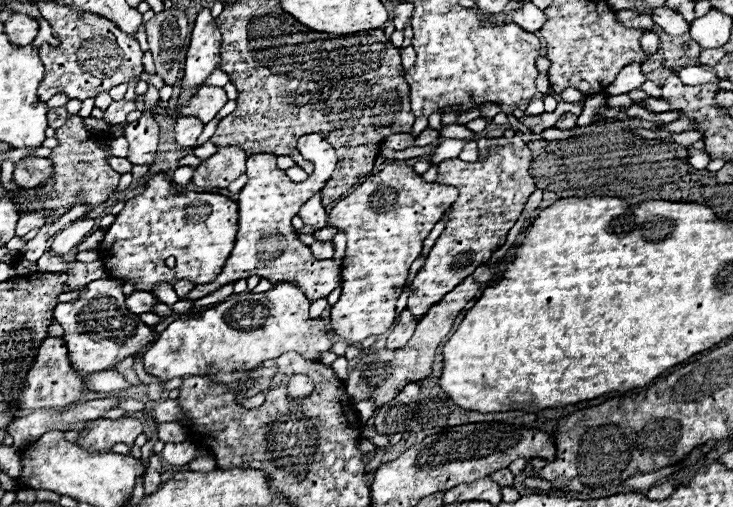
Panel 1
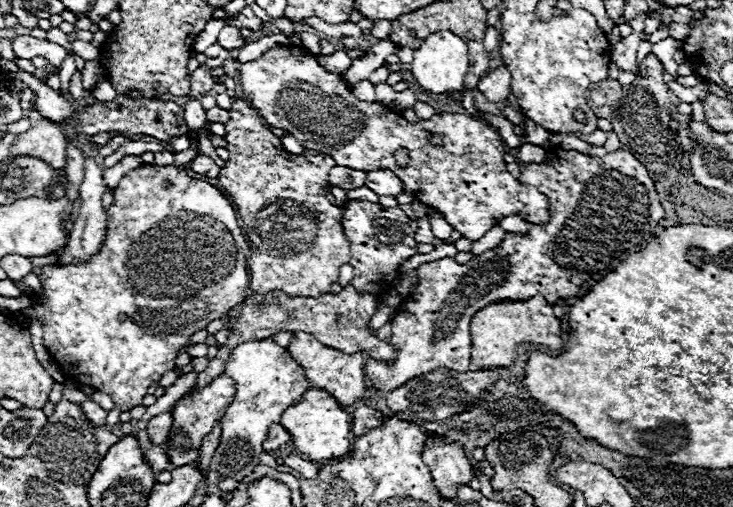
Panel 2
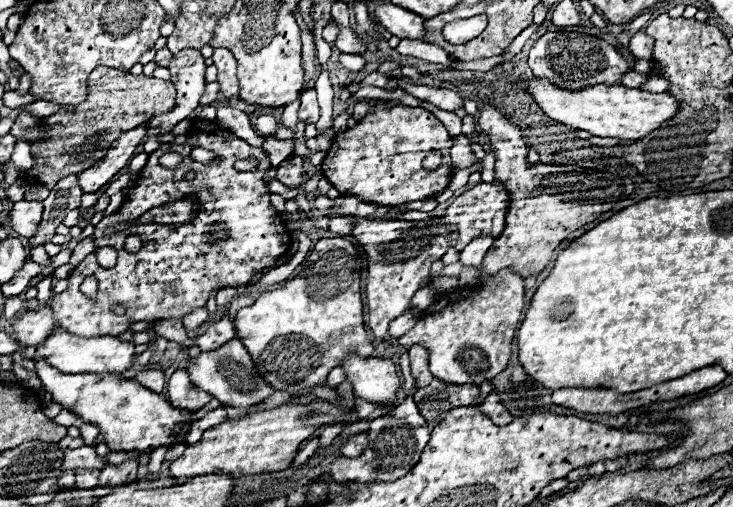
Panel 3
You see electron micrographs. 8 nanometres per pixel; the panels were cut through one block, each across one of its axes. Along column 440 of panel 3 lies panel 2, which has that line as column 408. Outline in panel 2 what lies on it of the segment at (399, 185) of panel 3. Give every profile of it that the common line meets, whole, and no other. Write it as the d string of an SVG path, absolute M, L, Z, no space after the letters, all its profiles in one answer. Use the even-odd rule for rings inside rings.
M282 46L272 48L274 56L260 56L258 60L246 62L240 66L238 84L244 92L244 96L250 100L250 104L260 110L260 116L274 128L280 128L288 134L292 134L304 148L316 150L320 154L328 154L336 160L340 166L356 168L356 170L394 170L394 174L402 180L404 190L410 192L414 198L424 202L426 206L438 210L446 222L458 230L462 236L470 238L472 242L484 236L492 226L500 222L502 216L508 214L520 214L526 222L548 222L548 198L538 192L534 186L520 184L516 178L512 178L506 172L506 162L502 160L504 142L500 140L498 132L484 124L478 118L466 116L466 114L438 114L430 120L420 120L418 124L406 122L400 114L392 112L388 106L376 104L376 102L360 102L346 86L340 74L326 72L316 56L308 56L310 52L302 46ZM424 130L436 132L442 136L442 146L428 144ZM398 148L406 148L410 154L408 166L398 166L394 152Z

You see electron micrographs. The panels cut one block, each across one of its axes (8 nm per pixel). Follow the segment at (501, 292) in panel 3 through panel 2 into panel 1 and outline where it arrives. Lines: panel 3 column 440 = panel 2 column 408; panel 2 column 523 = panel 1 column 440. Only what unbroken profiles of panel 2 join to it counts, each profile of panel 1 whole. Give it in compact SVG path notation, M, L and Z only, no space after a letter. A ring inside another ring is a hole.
M514 138L514 142L500 140L500 146L494 148L486 160L462 162L460 158L450 158L438 164L438 180L458 186L460 196L452 206L450 222L446 224L444 232L430 250L426 264L412 282L408 310L414 314L414 318L420 320L430 306L440 302L480 264L490 260L492 252L506 242L508 230L522 214L528 196L536 190L534 178L528 174L530 162L530 148L520 138Z

